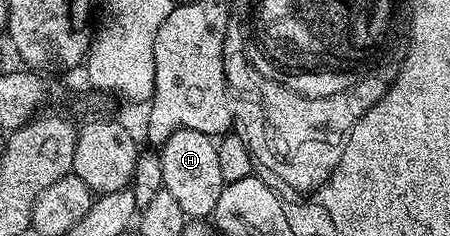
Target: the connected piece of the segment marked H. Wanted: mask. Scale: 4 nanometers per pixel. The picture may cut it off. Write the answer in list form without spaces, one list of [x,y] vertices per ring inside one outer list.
[[[179,130],[164,141],[158,153],[162,160],[164,189],[174,195],[174,200],[178,200],[185,216],[192,220],[204,220],[215,215],[218,196],[222,196],[225,183],[218,169],[218,152],[213,135]]]

